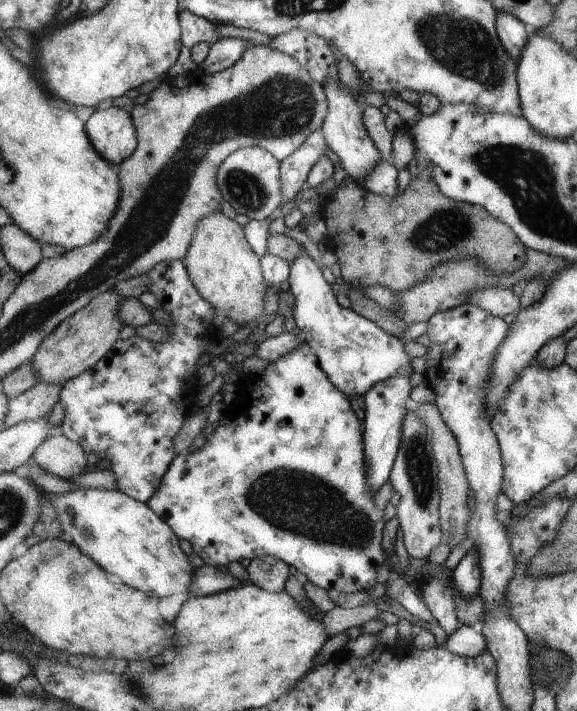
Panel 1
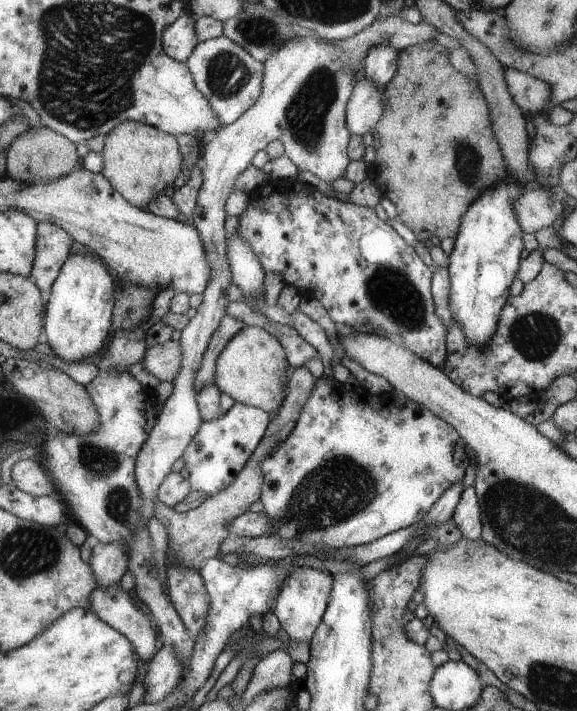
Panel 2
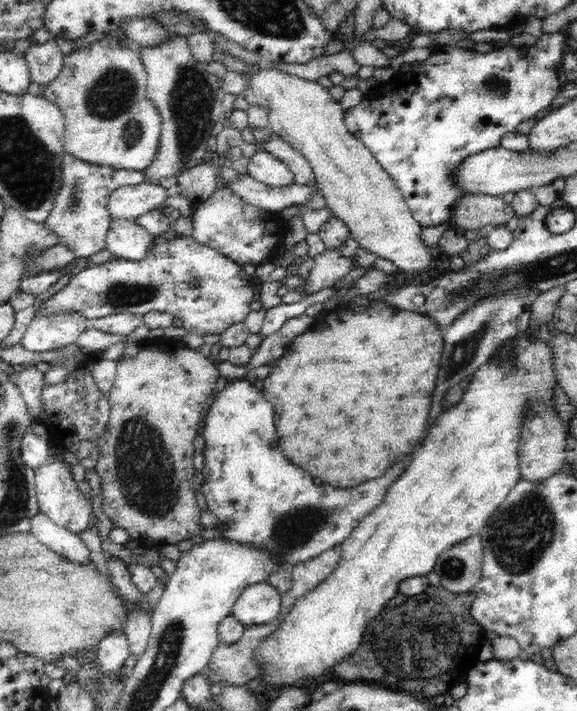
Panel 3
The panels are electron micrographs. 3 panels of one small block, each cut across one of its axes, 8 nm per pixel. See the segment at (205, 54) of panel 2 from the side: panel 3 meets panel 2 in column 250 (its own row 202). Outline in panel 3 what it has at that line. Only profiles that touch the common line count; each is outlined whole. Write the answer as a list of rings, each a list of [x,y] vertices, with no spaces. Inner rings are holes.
[[[62,150],[61,187],[56,196],[49,218],[44,222],[46,228],[57,236],[57,244],[74,252],[76,257],[92,256],[106,249],[107,233],[112,216],[108,213],[108,198],[120,187],[144,184],[144,172],[96,164],[87,164]]]

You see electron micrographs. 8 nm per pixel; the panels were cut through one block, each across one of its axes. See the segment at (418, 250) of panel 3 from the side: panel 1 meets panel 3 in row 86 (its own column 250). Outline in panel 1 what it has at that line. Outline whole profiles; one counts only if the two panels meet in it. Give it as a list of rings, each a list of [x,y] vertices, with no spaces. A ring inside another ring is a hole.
[[[220,211],[202,219],[184,260],[197,291],[220,316],[230,318],[242,328],[264,314],[269,284],[261,269],[261,258],[252,250],[244,238],[242,226],[238,226],[234,219],[228,220]]]

